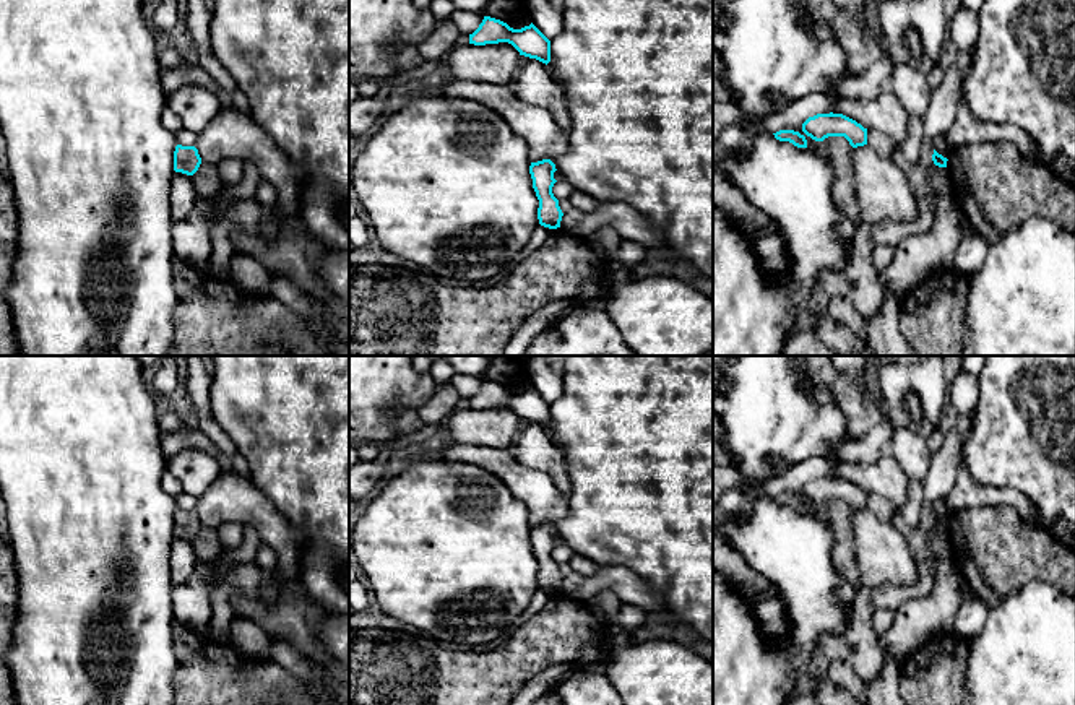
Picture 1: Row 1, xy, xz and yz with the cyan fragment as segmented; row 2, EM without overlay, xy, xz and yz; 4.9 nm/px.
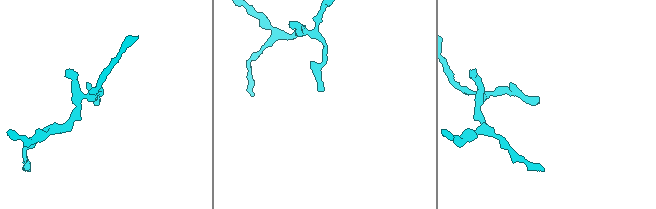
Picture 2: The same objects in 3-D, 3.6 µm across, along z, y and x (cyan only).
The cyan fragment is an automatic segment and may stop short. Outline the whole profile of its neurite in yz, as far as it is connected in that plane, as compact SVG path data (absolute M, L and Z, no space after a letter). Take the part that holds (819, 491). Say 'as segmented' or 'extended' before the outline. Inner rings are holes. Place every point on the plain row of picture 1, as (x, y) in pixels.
as segmented | M817 478L802 487L802 495L815 505L844 500L853 512L867 508L867 492L843 478Z

